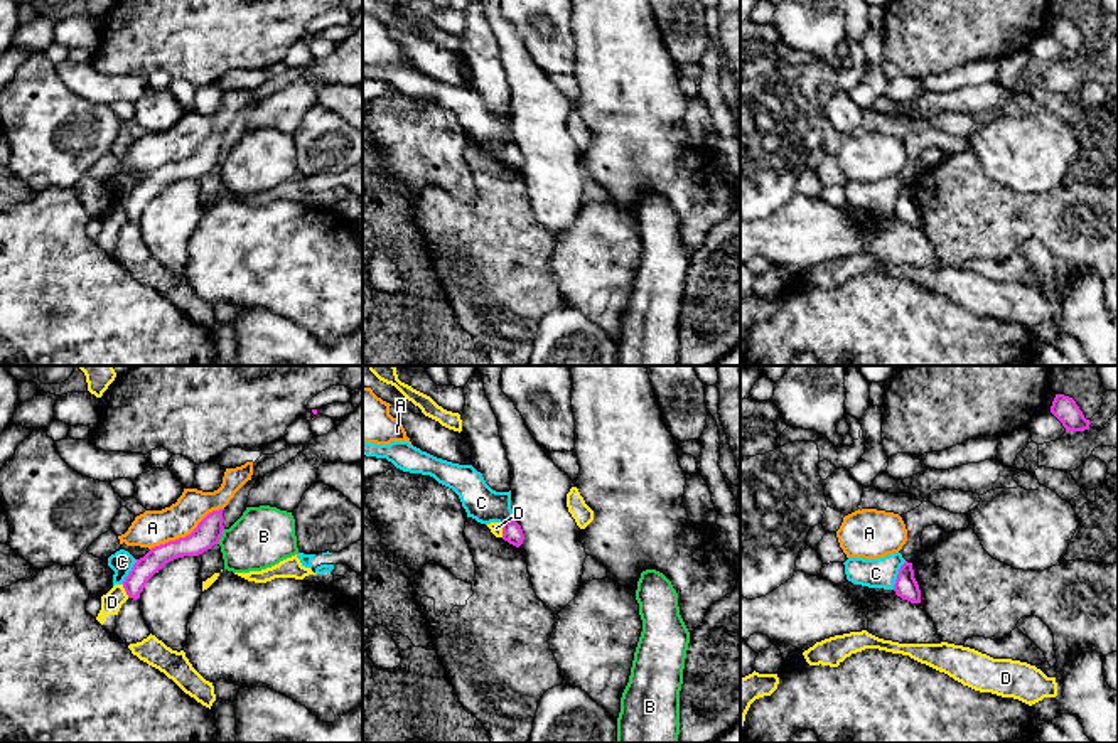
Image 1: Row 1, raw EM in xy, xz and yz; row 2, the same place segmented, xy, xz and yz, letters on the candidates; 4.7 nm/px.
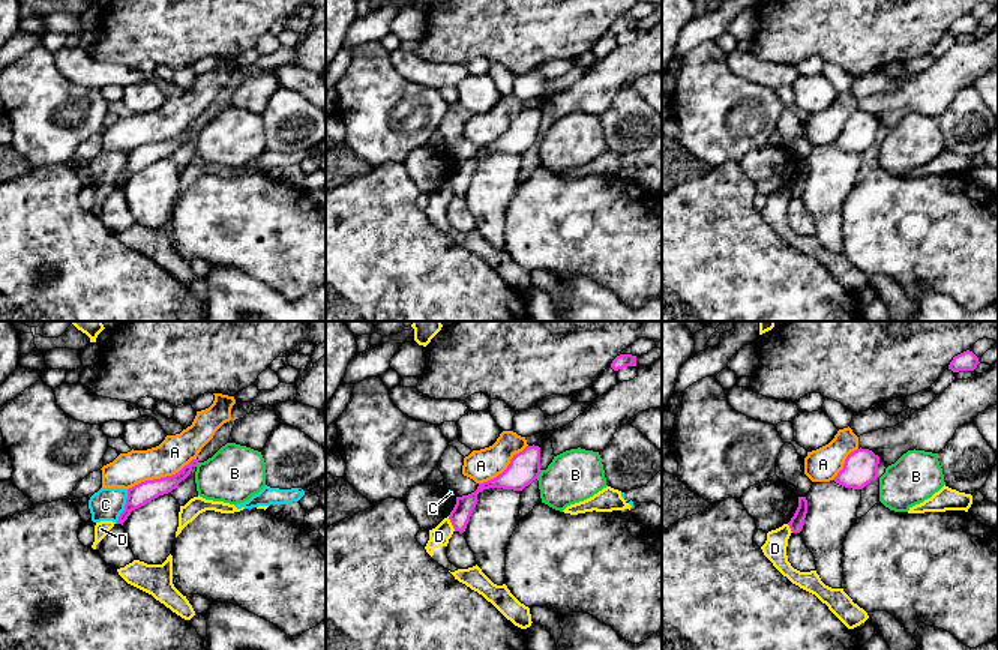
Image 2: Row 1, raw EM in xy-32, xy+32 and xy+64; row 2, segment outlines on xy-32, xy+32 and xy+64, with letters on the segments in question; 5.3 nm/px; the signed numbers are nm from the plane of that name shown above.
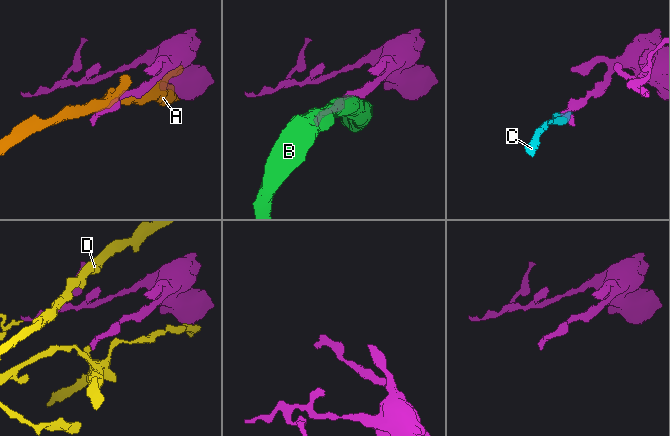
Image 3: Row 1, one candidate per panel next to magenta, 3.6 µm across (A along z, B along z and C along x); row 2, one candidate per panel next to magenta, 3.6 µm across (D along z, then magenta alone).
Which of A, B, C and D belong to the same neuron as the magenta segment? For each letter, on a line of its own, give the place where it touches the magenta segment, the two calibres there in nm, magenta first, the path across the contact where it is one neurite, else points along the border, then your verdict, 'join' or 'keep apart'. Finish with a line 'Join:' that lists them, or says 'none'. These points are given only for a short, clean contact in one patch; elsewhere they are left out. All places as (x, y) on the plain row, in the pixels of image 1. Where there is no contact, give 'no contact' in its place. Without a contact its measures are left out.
A: xy (186, 159) | 130/170 nm | keep apart
B: xy (221, 157) | 130/280 nm | keep apart
C: yz (897, 197) | 120/140 nm | along yz (906, 184), (892, 211) | keep apart
D: xy (125, 213) | 100/100 nm | along xy (122, 208), (128, 219) | keep apart
Join: none

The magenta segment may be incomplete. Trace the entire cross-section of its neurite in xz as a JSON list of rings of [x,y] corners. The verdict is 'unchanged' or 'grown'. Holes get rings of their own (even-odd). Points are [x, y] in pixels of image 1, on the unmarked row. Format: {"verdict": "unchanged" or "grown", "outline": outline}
{"verdict": "unchanged", "outline": [[[509,142],[503,147],[503,162],[516,170],[523,167],[524,157],[521,148],[514,142]]]}

